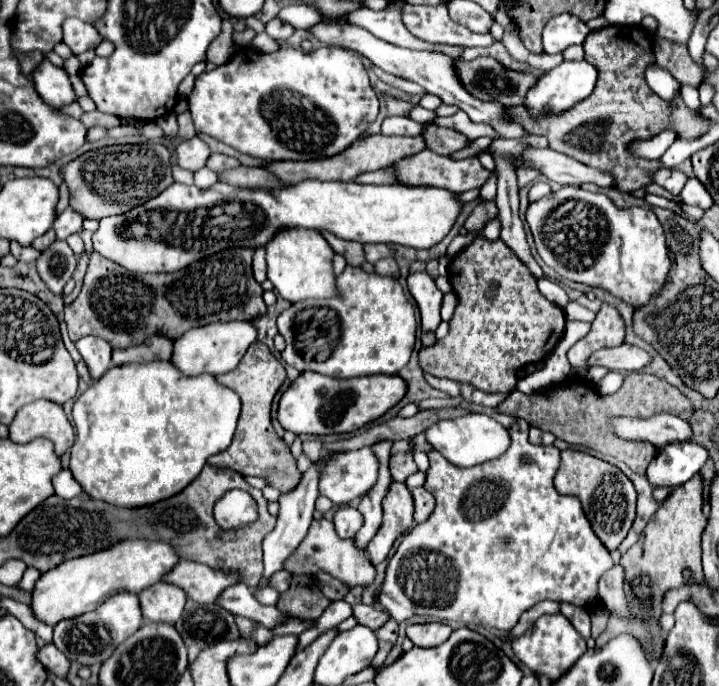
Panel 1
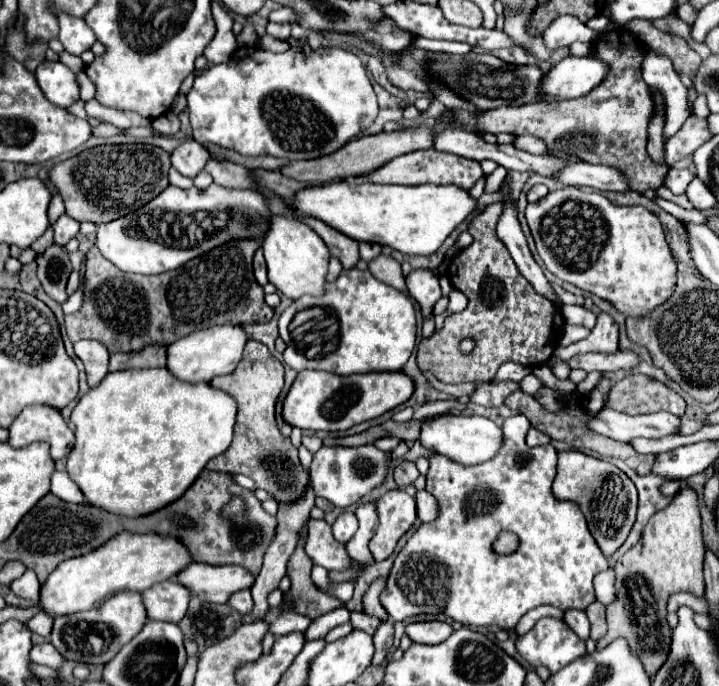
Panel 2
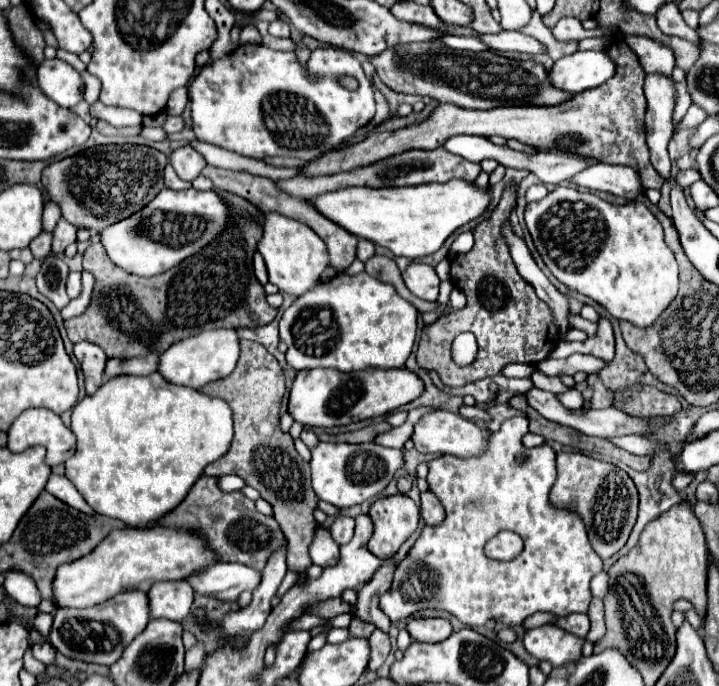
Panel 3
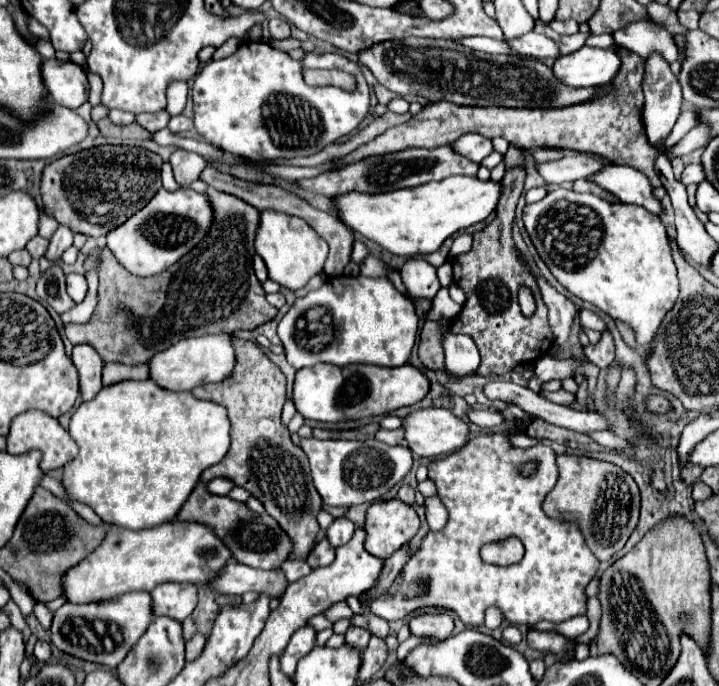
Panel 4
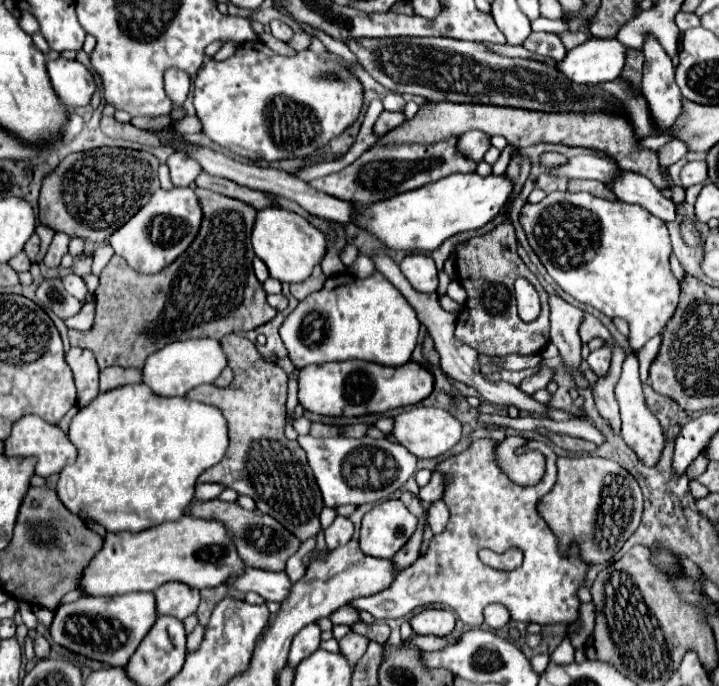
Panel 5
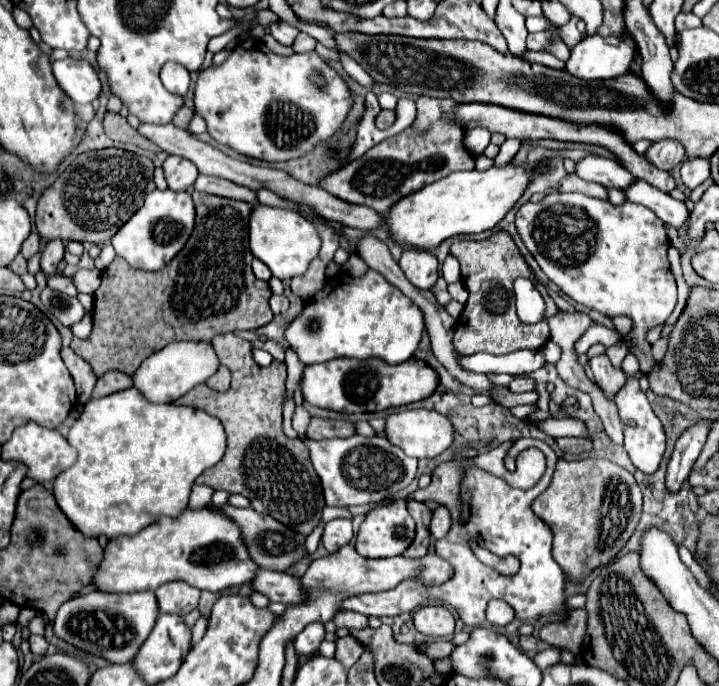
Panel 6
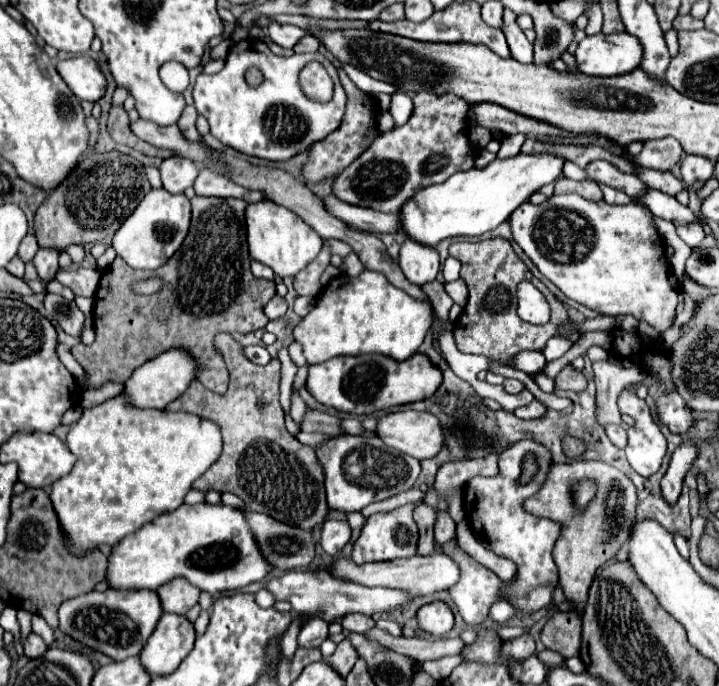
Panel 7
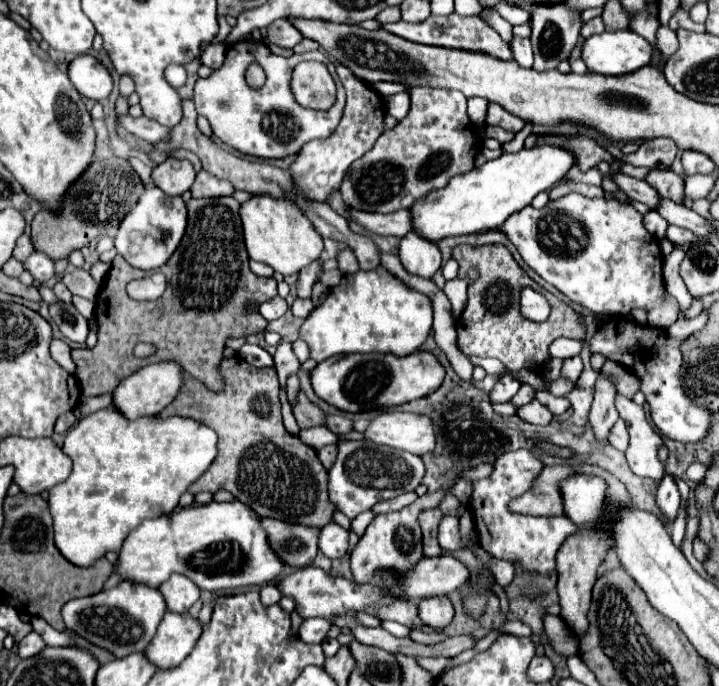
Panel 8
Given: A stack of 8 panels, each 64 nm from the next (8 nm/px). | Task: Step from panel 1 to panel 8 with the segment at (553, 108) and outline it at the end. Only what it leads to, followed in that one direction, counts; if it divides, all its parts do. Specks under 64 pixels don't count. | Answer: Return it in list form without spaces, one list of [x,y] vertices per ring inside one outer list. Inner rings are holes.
[[[632,30],[602,32],[584,42],[582,60],[596,74],[620,76],[648,66],[652,46]]]

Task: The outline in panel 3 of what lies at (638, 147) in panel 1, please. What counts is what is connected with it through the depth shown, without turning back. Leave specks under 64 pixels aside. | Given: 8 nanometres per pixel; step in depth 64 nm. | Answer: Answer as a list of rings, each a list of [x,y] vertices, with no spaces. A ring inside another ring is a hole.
[[[616,32],[616,36],[620,36],[636,52],[646,74],[654,74],[654,72],[660,72],[666,76],[672,74],[672,68],[674,68],[672,48],[648,36],[632,36],[632,34],[622,34],[622,32]],[[676,82],[676,92],[678,92],[678,96],[676,96],[676,108],[674,108],[674,124],[678,124],[682,120],[682,116],[686,114],[686,110],[692,104],[690,96],[688,96],[688,90],[686,90],[684,84]]]

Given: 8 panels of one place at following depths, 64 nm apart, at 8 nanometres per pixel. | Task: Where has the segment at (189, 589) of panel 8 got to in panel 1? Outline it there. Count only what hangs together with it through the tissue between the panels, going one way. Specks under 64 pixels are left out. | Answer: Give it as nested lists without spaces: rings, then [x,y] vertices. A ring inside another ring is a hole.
[[[156,582],[154,586],[142,590],[138,596],[140,596],[142,614],[150,622],[176,624],[186,604],[184,590],[170,582]]]

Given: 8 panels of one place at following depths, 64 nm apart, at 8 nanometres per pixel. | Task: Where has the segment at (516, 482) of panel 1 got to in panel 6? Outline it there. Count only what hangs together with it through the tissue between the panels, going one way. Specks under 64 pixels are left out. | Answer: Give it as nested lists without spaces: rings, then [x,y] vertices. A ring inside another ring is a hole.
[[[521,438],[516,440],[508,451],[505,466],[509,471],[514,471],[515,458],[522,450],[526,450],[530,446],[542,450],[546,456],[546,472],[538,480],[538,484],[532,486],[530,490],[512,488],[506,480],[492,476],[480,468],[470,468],[466,472],[462,486],[460,486],[460,498],[464,504],[460,522],[452,524],[452,530],[448,532],[448,536],[436,542],[436,554],[446,558],[456,570],[452,580],[448,580],[446,584],[442,584],[438,588],[426,588],[426,586],[420,586],[416,580],[406,580],[388,592],[348,596],[342,600],[340,610],[352,610],[352,612],[360,612],[366,616],[378,616],[378,618],[380,616],[398,616],[402,612],[414,610],[416,606],[424,604],[428,598],[440,598],[440,600],[448,602],[452,608],[456,608],[462,622],[468,626],[484,624],[484,620],[486,620],[484,612],[492,598],[508,602],[516,610],[516,618],[522,618],[522,620],[536,620],[540,616],[548,616],[548,614],[556,614],[558,610],[564,610],[566,576],[552,558],[552,530],[530,508],[532,500],[548,488],[558,458],[546,442],[540,442],[534,438]],[[470,538],[480,540],[478,544],[492,550],[494,554],[516,556],[520,560],[520,572],[510,577],[502,576],[494,569],[482,564],[474,556],[469,544],[466,543]]]

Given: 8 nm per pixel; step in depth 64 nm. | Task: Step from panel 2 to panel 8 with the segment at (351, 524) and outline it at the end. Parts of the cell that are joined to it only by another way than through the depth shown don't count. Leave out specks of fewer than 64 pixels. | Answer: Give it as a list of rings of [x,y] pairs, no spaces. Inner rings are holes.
[[[336,522],[324,526],[320,530],[320,542],[318,548],[324,556],[328,556],[330,560],[334,558],[342,558],[348,552],[348,530],[344,530],[342,526],[338,526]]]

